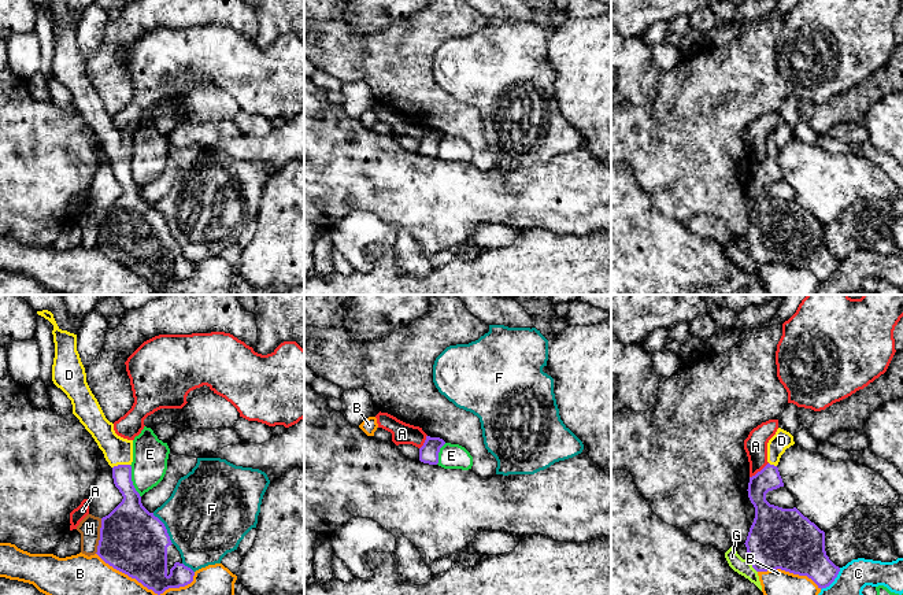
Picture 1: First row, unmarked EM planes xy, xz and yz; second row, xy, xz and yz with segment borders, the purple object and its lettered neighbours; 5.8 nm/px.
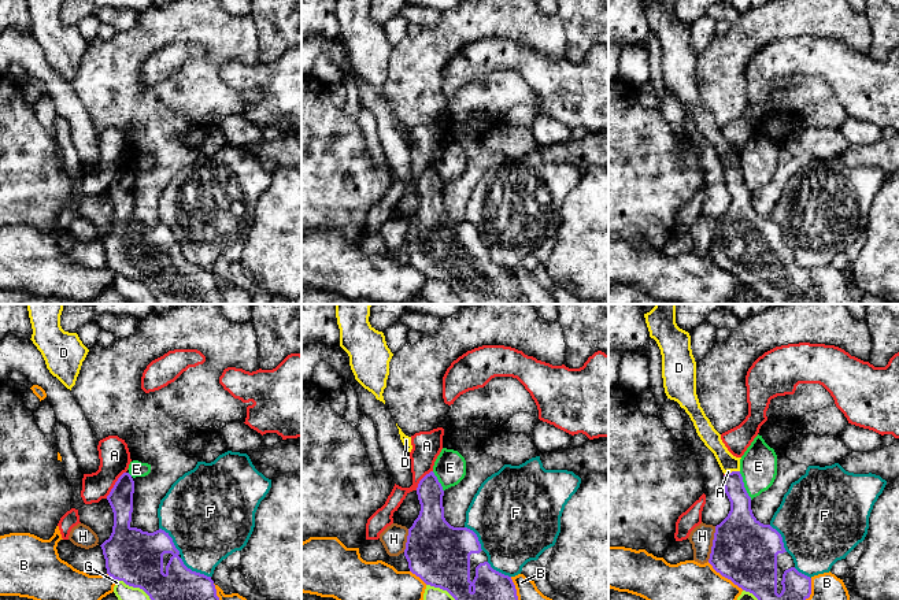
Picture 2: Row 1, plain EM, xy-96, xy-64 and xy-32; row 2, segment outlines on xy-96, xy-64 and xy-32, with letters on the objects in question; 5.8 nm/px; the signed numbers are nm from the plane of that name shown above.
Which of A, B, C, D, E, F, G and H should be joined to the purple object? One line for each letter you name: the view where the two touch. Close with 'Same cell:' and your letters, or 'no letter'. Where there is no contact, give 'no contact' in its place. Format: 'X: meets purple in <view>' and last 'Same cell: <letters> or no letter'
D: meets purple in xy
Same cell: D

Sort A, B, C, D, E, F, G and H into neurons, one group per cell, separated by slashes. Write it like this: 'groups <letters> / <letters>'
groups A / B / C / D / E / F / G / H

